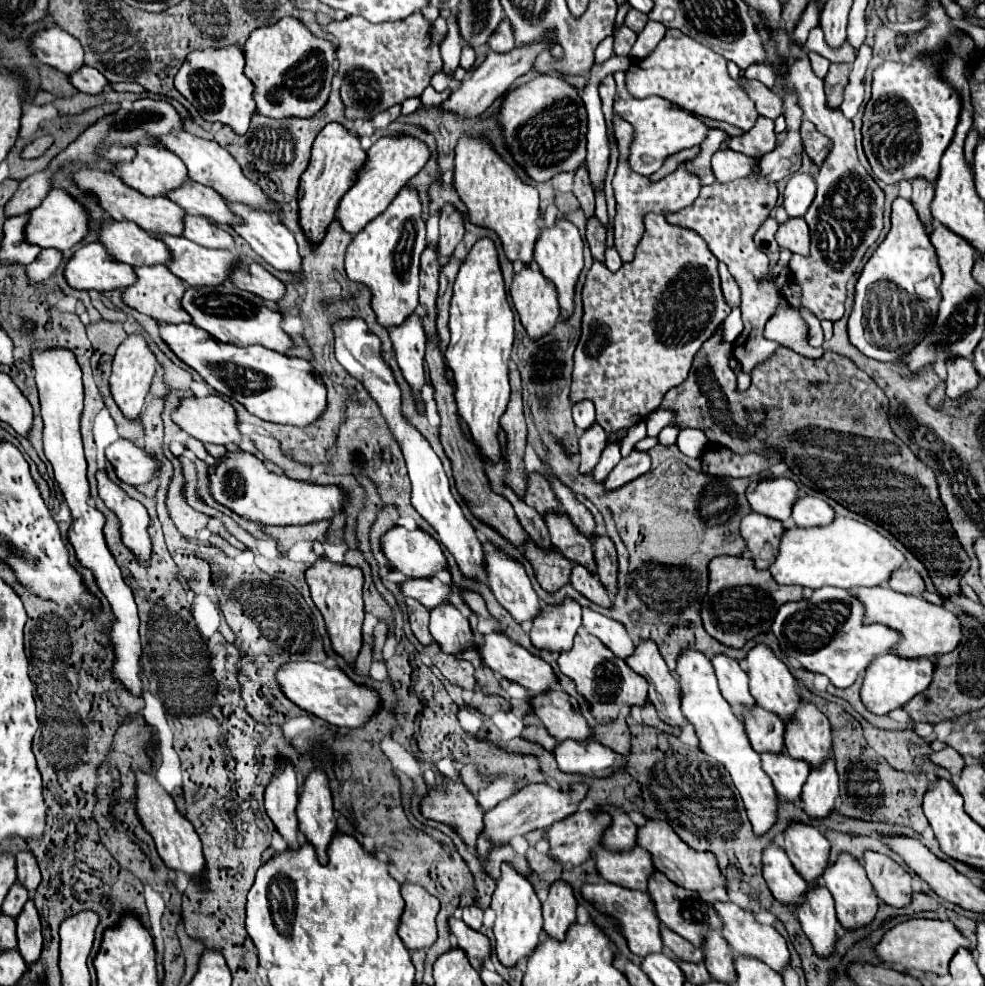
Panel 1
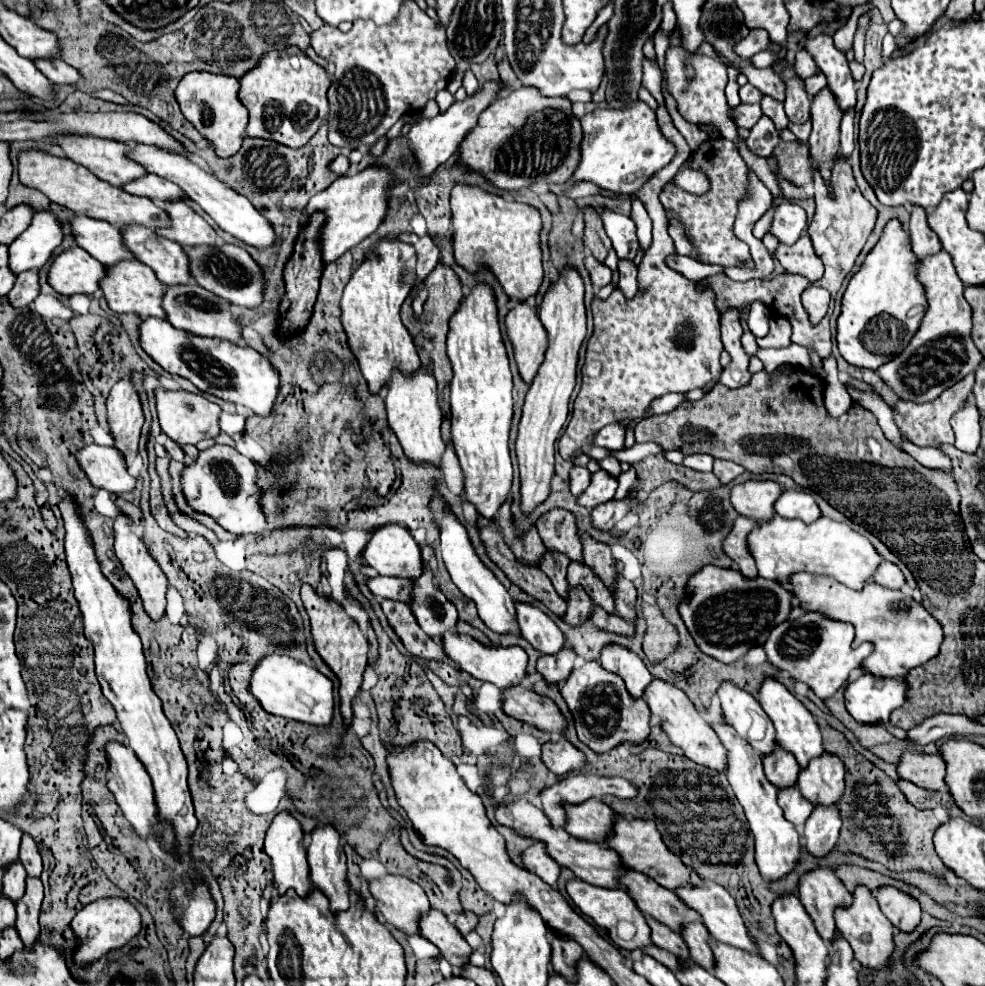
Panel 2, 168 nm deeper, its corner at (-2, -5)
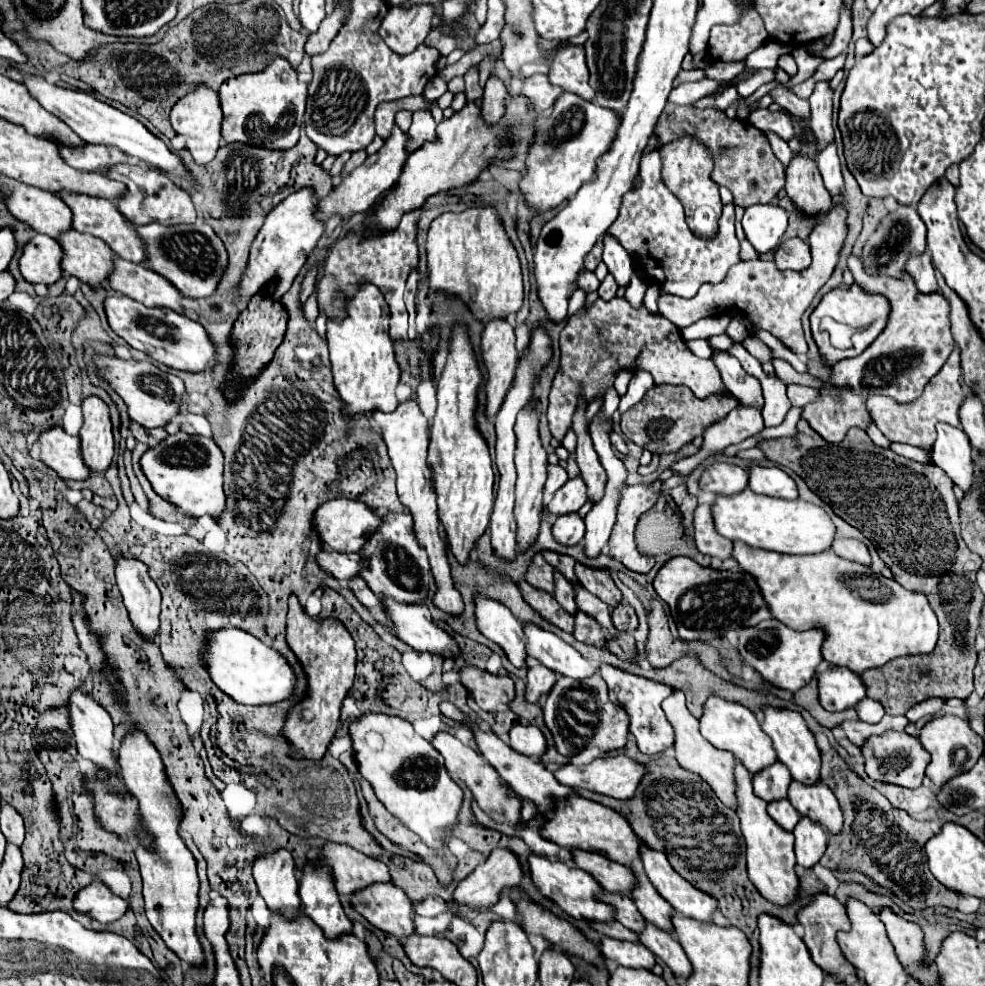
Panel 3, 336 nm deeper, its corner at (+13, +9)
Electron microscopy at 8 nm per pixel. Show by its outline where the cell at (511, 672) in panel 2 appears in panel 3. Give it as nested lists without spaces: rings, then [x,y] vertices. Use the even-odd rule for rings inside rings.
[[[381,598],[381,604],[385,606],[387,622],[391,624],[395,636],[413,650],[439,656],[453,656],[459,652],[453,636],[433,624],[425,604],[405,604],[395,602],[393,598]]]

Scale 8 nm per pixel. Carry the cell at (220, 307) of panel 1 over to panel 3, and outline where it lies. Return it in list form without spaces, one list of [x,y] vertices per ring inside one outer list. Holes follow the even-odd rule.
[[[123,258],[113,260],[113,272],[109,274],[109,286],[145,306],[163,306],[181,312],[181,292],[153,270],[145,270],[141,264],[127,262]]]

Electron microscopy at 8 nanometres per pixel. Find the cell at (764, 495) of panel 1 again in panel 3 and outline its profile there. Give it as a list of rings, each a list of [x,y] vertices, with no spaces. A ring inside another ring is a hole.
[[[713,462],[705,468],[699,478],[701,490],[709,490],[713,494],[737,494],[747,486],[749,474],[735,464]]]

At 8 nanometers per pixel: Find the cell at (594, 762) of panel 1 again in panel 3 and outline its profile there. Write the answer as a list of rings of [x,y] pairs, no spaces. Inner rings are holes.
[[[513,726],[509,730],[509,746],[525,756],[543,756],[545,754],[545,738],[535,726]]]

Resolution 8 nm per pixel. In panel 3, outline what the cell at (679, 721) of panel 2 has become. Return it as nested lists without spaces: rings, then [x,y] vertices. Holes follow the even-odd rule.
[[[675,690],[673,696],[663,702],[663,712],[665,712],[667,720],[671,722],[671,726],[675,728],[675,758],[681,764],[681,768],[697,774],[703,782],[707,782],[711,786],[711,790],[717,794],[717,798],[721,798],[721,802],[725,802],[725,806],[729,806],[731,810],[737,810],[735,774],[733,774],[737,760],[733,758],[733,754],[727,754],[725,750],[717,750],[701,736],[699,720],[687,710],[685,694],[681,690]]]

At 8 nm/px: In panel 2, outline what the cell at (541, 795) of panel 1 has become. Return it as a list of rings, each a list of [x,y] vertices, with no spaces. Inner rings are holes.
[[[578,774],[578,776],[566,776],[558,784],[542,790],[540,802],[542,802],[544,814],[548,816],[548,820],[552,820],[552,828],[564,828],[564,824],[566,824],[566,804],[576,806],[576,804],[582,804],[590,798],[602,798],[604,794],[612,794],[612,796],[618,796],[618,798],[632,798],[632,796],[636,796],[636,786],[632,786],[624,778],[604,778],[604,776],[596,776],[596,774]]]

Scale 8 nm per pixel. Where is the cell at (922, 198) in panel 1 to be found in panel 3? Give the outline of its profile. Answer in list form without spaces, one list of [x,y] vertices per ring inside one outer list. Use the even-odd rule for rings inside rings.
[[[923,252],[921,256],[911,256],[909,262],[907,262],[907,272],[911,274],[919,292],[925,292],[925,294],[939,292],[929,252]]]

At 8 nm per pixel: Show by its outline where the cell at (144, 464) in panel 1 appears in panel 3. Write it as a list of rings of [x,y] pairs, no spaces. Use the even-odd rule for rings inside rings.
[[[55,426],[39,434],[39,460],[63,480],[85,480],[89,468],[81,460],[79,438],[69,436],[63,428]]]

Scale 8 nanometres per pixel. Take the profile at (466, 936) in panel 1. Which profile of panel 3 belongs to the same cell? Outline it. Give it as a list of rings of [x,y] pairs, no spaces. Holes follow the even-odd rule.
[[[377,882],[361,890],[361,894],[353,894],[349,900],[351,906],[375,928],[405,938],[413,934],[413,904],[407,894],[393,884]]]

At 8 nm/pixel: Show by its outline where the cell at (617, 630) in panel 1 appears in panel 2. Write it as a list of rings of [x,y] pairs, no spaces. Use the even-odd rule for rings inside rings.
[[[604,644],[600,650],[600,664],[624,678],[628,692],[634,698],[644,696],[644,688],[652,682],[652,674],[638,654],[620,644]]]

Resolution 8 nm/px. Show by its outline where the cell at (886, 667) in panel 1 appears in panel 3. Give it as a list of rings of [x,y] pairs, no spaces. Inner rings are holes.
[[[831,666],[817,676],[819,704],[829,712],[841,712],[853,708],[865,698],[865,684],[849,668]]]

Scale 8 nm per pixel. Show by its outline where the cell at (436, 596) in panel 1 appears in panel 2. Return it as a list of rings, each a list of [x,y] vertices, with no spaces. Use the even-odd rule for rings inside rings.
[[[376,576],[368,580],[370,590],[380,598],[400,600],[400,602],[412,602],[414,582],[406,578],[392,578],[392,576]]]

